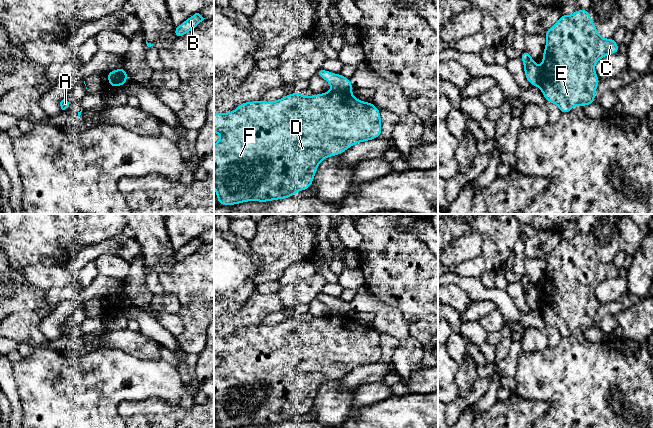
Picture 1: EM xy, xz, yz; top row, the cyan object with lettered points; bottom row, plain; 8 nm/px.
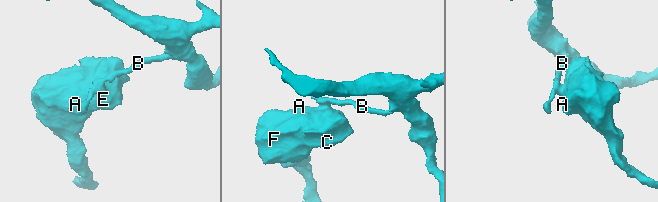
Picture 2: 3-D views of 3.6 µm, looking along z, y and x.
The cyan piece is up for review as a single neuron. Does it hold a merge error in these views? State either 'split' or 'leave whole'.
split

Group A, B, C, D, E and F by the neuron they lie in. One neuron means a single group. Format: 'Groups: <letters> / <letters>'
Groups: A C D E F / B

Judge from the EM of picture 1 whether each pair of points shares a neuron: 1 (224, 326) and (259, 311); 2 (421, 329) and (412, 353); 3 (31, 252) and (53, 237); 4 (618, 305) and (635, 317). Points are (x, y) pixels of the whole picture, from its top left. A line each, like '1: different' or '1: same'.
1: same
2: different
3: same
4: different

